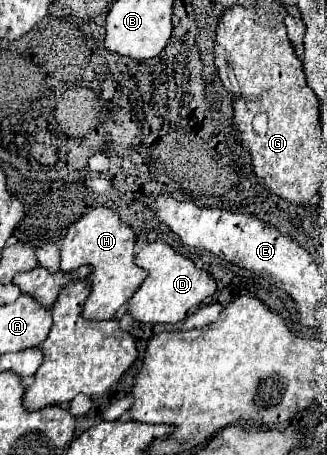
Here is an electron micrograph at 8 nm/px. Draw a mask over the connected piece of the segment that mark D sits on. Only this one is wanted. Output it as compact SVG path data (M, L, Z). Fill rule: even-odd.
M159 240L157 242L151 242L145 250L141 250L137 254L135 260L137 260L137 264L141 268L149 270L149 276L145 278L145 282L139 286L139 290L129 300L129 314L133 314L133 318L139 320L139 322L149 322L149 324L177 324L177 322L185 320L189 312L197 310L201 306L201 302L217 290L217 280L207 270L197 268L193 260L181 256L179 252L175 252L165 242L159 242Z

